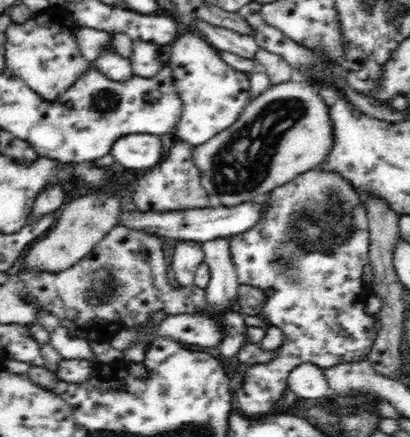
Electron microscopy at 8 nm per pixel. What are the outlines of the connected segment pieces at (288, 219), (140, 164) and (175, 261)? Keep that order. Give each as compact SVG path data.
M315 167L297 176L292 184L286 184L286 188L276 188L276 190L272 190L272 192L268 193L268 198L264 204L268 204L262 205L264 219L256 224L256 226L252 226L247 232L234 235L230 238L229 242L231 259L234 263L235 271L237 272L238 282L240 284L264 289L264 293L266 293L266 304L264 304L264 308L262 308L261 312L265 318L268 318L270 325L276 326L284 331L284 340L282 340L282 344L276 348L275 358L268 363L252 364L243 367L241 371L243 383L235 386L234 398L236 409L242 416L252 419L266 416L268 412L274 408L274 404L278 402L278 399L282 396L282 393L287 387L287 378L293 368L296 368L296 366L303 362L314 363L314 365L318 367L330 369L335 364L343 363L344 361L346 361L346 363L361 361L364 357L367 358L367 354L371 351L372 343L377 335L376 315L367 315L365 311L366 301L372 293L364 283L362 283L362 266L366 266L366 264L369 263L369 221L366 207L363 205L355 188L337 172L324 172L321 167Z
M124 135L115 142L111 154L118 164L138 173L152 169L165 155L167 139L158 135Z
M196 241L178 242L172 254L172 272L170 273L173 284L188 286L193 284L196 269L205 262L203 246Z

